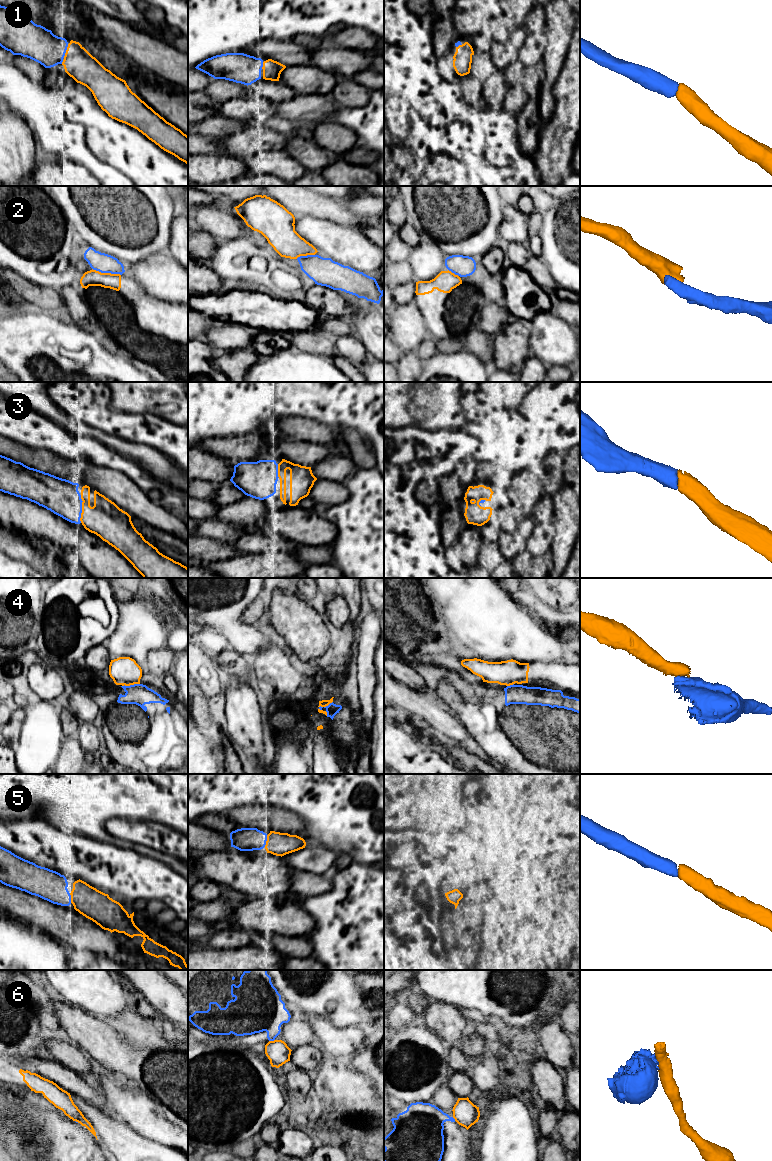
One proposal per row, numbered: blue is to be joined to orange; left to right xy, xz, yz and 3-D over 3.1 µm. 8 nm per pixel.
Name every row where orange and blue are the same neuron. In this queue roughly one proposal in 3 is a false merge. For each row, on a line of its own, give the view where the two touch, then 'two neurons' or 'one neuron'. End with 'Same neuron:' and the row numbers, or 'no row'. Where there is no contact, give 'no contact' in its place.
1: contact in xy; one neuron
2: contact in xy; two neurons
3: contact in xy; one neuron
4: contact in xy; two neurons
5: contact in xz; one neuron
6: contact in xz; two neurons
Same neuron: 1, 3, 5

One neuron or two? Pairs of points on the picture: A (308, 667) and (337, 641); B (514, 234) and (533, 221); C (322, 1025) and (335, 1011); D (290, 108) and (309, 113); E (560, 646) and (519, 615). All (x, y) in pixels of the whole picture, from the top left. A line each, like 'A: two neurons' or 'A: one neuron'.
A: one neuron
B: two neurons
C: two neurons
D: one neuron
E: one neuron

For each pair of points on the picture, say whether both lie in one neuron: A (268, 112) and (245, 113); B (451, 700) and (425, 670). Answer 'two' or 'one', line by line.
A: one
B: two

